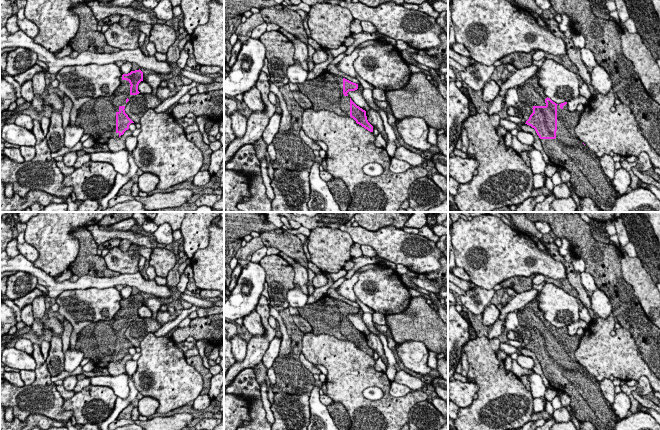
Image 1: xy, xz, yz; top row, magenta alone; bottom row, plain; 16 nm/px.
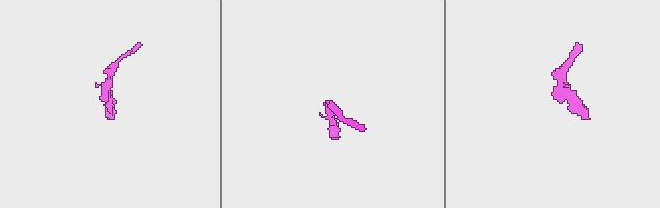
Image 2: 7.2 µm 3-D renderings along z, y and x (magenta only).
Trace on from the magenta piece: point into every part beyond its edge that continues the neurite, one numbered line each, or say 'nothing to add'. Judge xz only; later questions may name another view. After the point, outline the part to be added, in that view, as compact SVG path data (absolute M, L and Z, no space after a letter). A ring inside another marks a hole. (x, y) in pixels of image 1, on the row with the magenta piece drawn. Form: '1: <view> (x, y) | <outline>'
1: xz (325, 91) | M326 71L312 80L306 80L298 88L311 100L313 110L328 110L350 117L350 97L343 94L343 77Z

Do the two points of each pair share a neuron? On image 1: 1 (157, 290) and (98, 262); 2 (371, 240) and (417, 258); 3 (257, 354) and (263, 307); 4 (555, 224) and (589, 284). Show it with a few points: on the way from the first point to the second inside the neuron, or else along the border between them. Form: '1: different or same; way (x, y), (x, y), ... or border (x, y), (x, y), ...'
1: different; border (83, 274), (99, 277), (115, 276)
2: same; way (382, 241), (396, 245), (406, 255)
3: same; way (262, 342), (268, 336), (268, 329), (264, 319)
4: different; border (584, 271), (593, 278), (598, 288)

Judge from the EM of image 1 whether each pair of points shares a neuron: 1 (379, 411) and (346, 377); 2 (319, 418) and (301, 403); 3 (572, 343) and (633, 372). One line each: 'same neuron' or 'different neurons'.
1: same neuron
2: different neurons
3: different neurons

